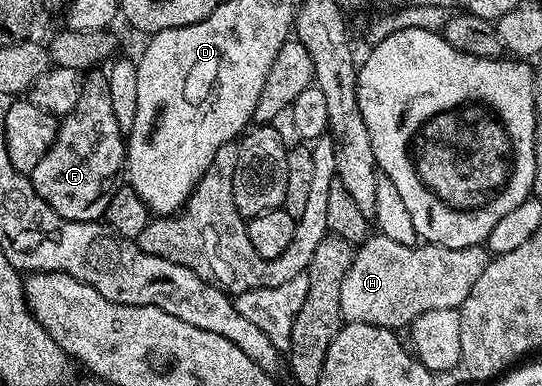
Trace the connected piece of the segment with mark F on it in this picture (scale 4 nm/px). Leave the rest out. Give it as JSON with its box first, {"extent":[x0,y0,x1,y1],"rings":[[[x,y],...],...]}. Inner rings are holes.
{"extent":[29,74,126,223],"rings":[[[91,74],[82,84],[82,96],[76,101],[76,109],[71,115],[65,116],[58,124],[58,136],[54,143],[44,153],[40,165],[29,175],[29,181],[36,189],[36,193],[52,210],[60,213],[60,217],[72,221],[93,223],[105,216],[108,205],[120,186],[126,166],[126,139],[124,129],[116,121],[116,113],[112,111],[112,97],[108,89],[105,74]]]}

